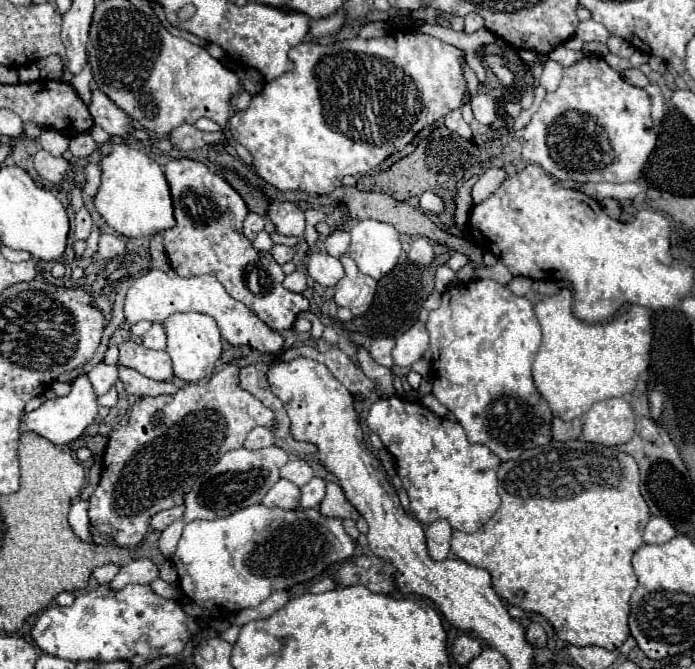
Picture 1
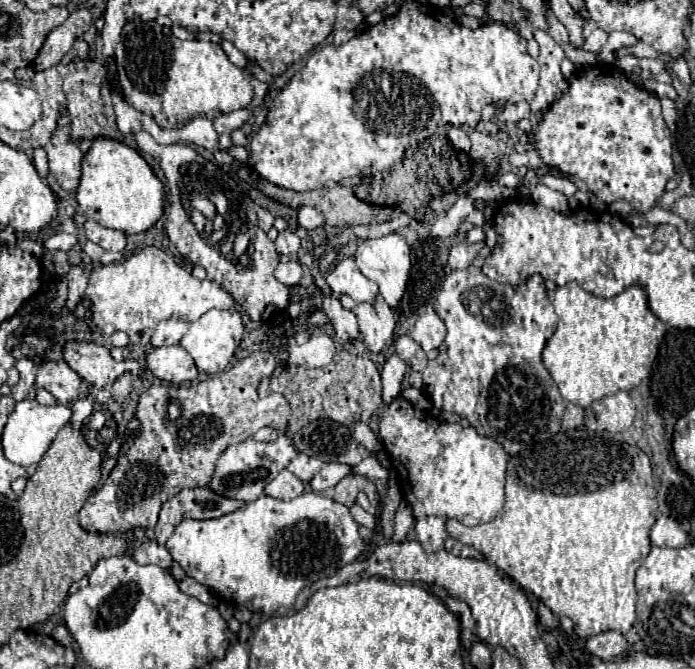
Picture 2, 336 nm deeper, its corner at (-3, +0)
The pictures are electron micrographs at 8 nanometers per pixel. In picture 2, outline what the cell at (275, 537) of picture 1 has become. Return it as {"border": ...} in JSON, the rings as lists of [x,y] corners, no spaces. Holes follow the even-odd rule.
{"border":[[[313,491],[301,493],[291,501],[273,499],[261,495],[245,507],[227,513],[219,519],[185,519],[177,525],[175,533],[167,539],[171,557],[183,567],[183,571],[195,581],[207,585],[211,591],[221,595],[233,605],[243,605],[249,611],[271,615],[285,615],[293,609],[297,593],[315,583],[317,579],[333,575],[337,569],[353,563],[365,549],[357,523],[349,513],[349,507],[333,501],[331,497],[317,495]]]}

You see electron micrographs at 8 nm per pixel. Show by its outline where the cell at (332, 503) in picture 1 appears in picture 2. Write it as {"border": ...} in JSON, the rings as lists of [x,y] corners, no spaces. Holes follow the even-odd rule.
{"border":[[[347,475],[341,483],[335,485],[335,489],[331,491],[331,497],[337,503],[343,503],[343,505],[351,507],[355,503],[355,497],[357,497],[359,491],[365,491],[367,493],[371,505],[377,505],[379,503],[379,491],[377,491],[375,483],[369,481],[363,475]]]}

